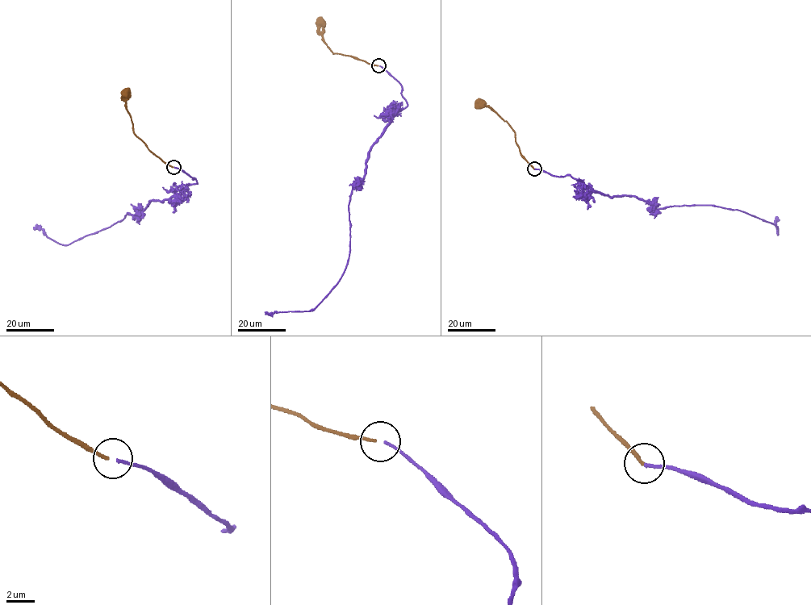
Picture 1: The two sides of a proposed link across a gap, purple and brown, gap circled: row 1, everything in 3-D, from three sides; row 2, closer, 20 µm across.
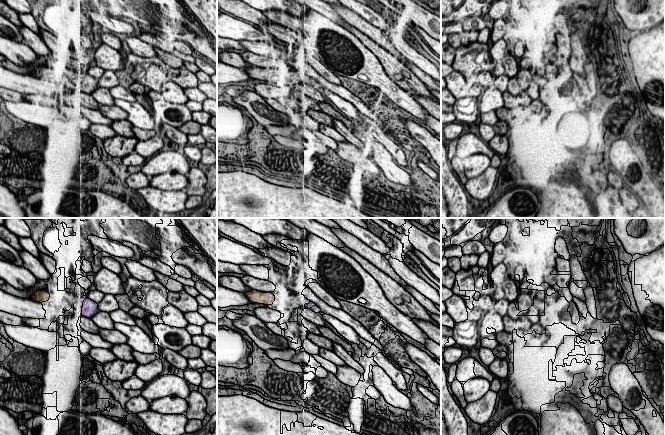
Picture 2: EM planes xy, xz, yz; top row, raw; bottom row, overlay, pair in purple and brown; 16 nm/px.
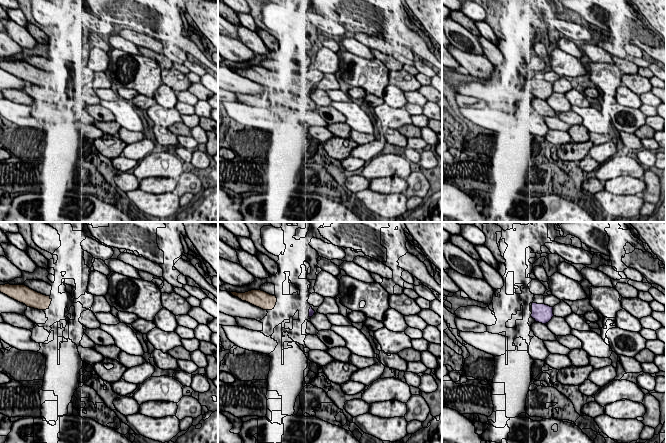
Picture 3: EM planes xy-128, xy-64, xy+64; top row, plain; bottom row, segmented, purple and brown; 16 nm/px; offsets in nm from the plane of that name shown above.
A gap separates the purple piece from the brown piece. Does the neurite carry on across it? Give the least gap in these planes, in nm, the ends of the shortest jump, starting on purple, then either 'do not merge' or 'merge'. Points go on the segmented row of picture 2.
550 nm apart; from purple across xz (307, 306), (274, 300); merge

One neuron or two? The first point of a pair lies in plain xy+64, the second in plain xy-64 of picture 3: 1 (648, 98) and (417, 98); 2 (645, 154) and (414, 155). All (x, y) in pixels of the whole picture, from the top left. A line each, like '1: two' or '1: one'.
1: one
2: one

